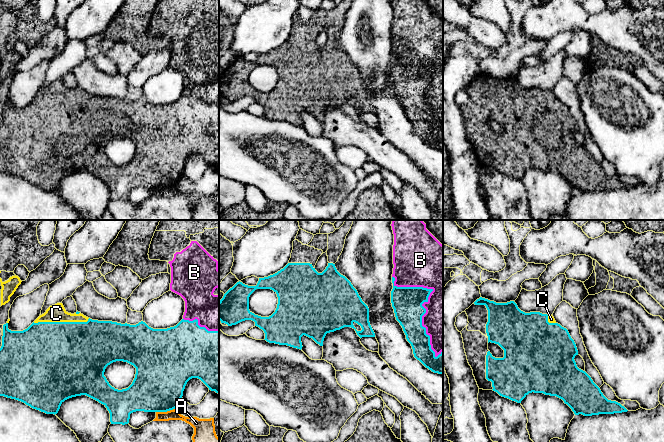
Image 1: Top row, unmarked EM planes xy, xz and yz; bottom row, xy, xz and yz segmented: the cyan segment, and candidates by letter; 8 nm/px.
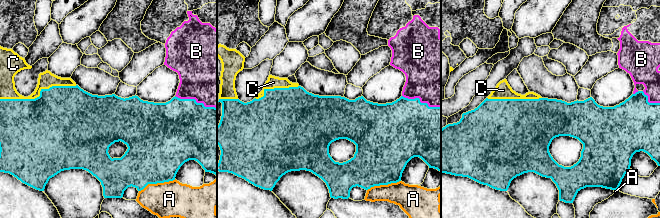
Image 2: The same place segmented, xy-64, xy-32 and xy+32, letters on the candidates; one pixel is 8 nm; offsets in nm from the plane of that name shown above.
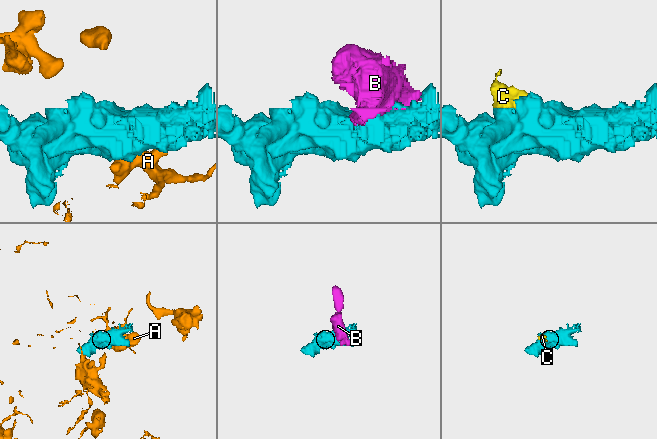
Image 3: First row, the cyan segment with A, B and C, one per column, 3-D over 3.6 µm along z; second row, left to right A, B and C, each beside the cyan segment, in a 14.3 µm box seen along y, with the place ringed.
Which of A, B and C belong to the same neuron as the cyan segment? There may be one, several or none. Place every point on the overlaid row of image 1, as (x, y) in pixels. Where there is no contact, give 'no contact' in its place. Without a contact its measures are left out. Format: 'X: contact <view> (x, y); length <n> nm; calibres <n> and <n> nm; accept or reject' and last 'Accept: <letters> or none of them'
A: contact xy (165, 411); length 160 nm; calibres 400 and 80 nm; reject
B: contact xz (426, 301); length 750 nm; calibres 240 and 300 nm; reject
C: contact xy (61, 322); length 460 nm; calibres 500 and 140 nm; accept
Accept: C

